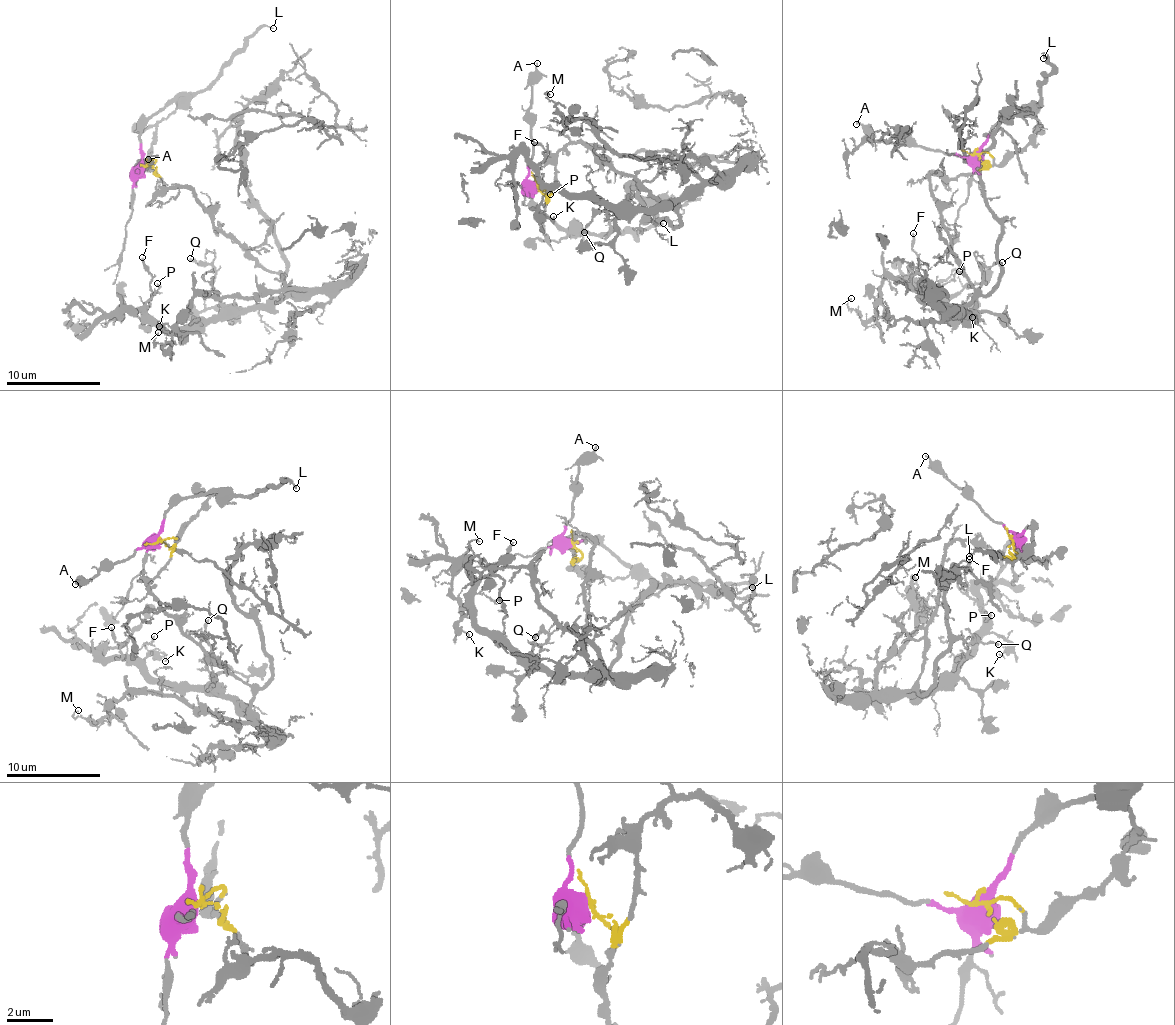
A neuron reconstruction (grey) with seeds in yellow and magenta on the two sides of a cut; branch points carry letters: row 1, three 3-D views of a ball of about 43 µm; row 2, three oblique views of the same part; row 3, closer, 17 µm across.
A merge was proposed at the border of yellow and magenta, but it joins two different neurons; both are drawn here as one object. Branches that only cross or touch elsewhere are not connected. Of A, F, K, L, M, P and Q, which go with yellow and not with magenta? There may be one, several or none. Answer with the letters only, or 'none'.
F, K, M, P, Q

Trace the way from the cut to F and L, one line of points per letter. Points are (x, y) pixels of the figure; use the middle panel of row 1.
F: (534, 184), (553, 189), (556, 156), (579, 143), (678, 204), (559, 193), (540, 177), (543, 150), (534, 141)
L: (534, 187), (531, 203), (564, 228), (596, 235), (619, 229), (638, 236), (652, 226), (663, 224)

